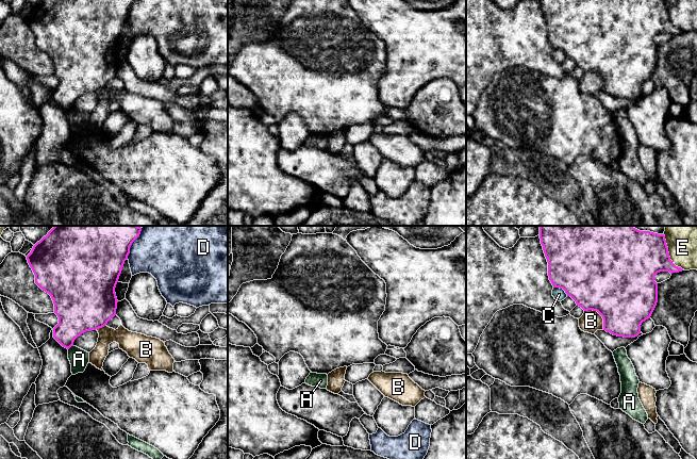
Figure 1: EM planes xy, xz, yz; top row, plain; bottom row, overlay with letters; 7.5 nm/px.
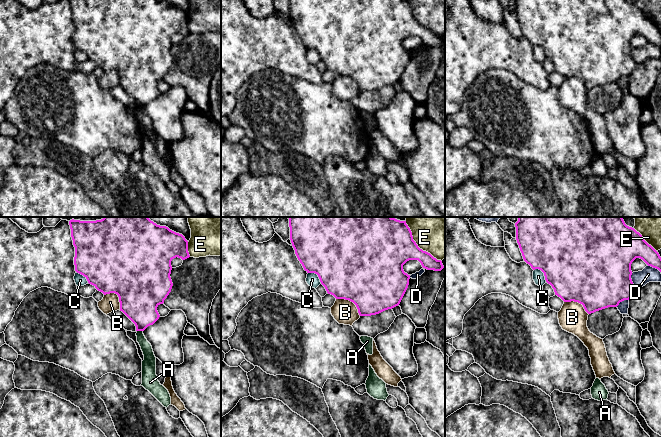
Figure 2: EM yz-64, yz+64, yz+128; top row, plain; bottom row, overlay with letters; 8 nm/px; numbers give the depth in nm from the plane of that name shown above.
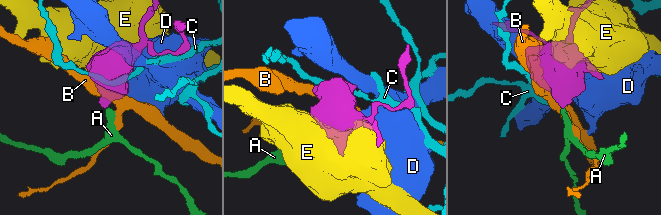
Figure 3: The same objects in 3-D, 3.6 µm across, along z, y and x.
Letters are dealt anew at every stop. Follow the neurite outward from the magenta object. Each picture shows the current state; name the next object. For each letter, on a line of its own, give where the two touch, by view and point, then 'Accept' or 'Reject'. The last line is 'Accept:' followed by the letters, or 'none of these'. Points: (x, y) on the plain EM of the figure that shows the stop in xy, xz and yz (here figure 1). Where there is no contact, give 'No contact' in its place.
A: Touches magenta at xy (70, 108). Reject
B: Touches magenta at yz (599, 75). Reject
C: Touches magenta at yz (561, 49). Reject
D: Touches magenta at xy (129, 10). Reject
E: Touches magenta at yz (668, 17). Reject
Accept: none of these

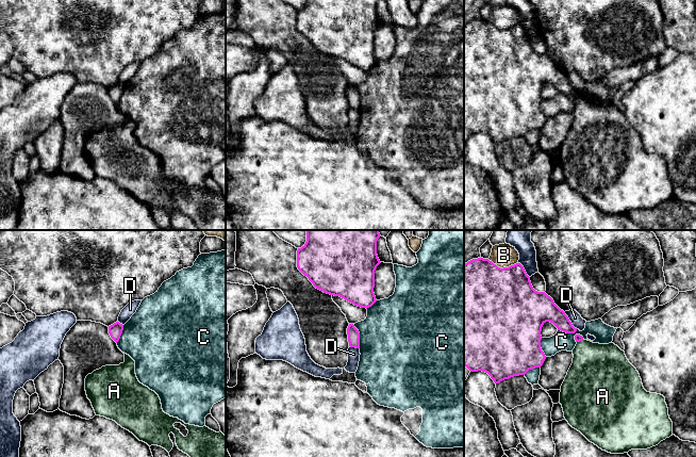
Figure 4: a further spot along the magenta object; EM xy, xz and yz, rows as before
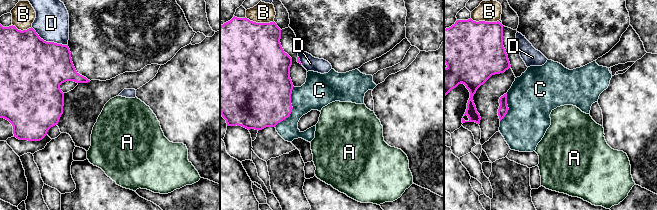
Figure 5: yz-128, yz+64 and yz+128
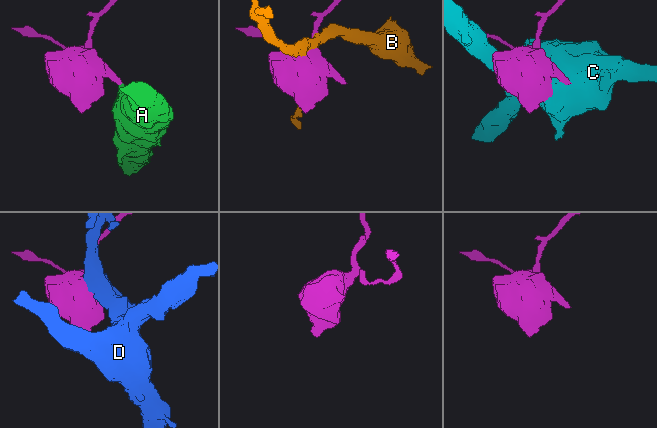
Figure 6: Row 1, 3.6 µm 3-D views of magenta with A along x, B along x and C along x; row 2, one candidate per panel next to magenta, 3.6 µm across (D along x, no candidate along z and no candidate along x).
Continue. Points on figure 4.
A: Touches magenta at yz (580, 101). Accept
B: Touches magenta at yz (503, 29). Reject
C: Touches magenta at yz (570, 94). Reject
D: Touches magenta at yz (569, 82). Reject
Accept: A

